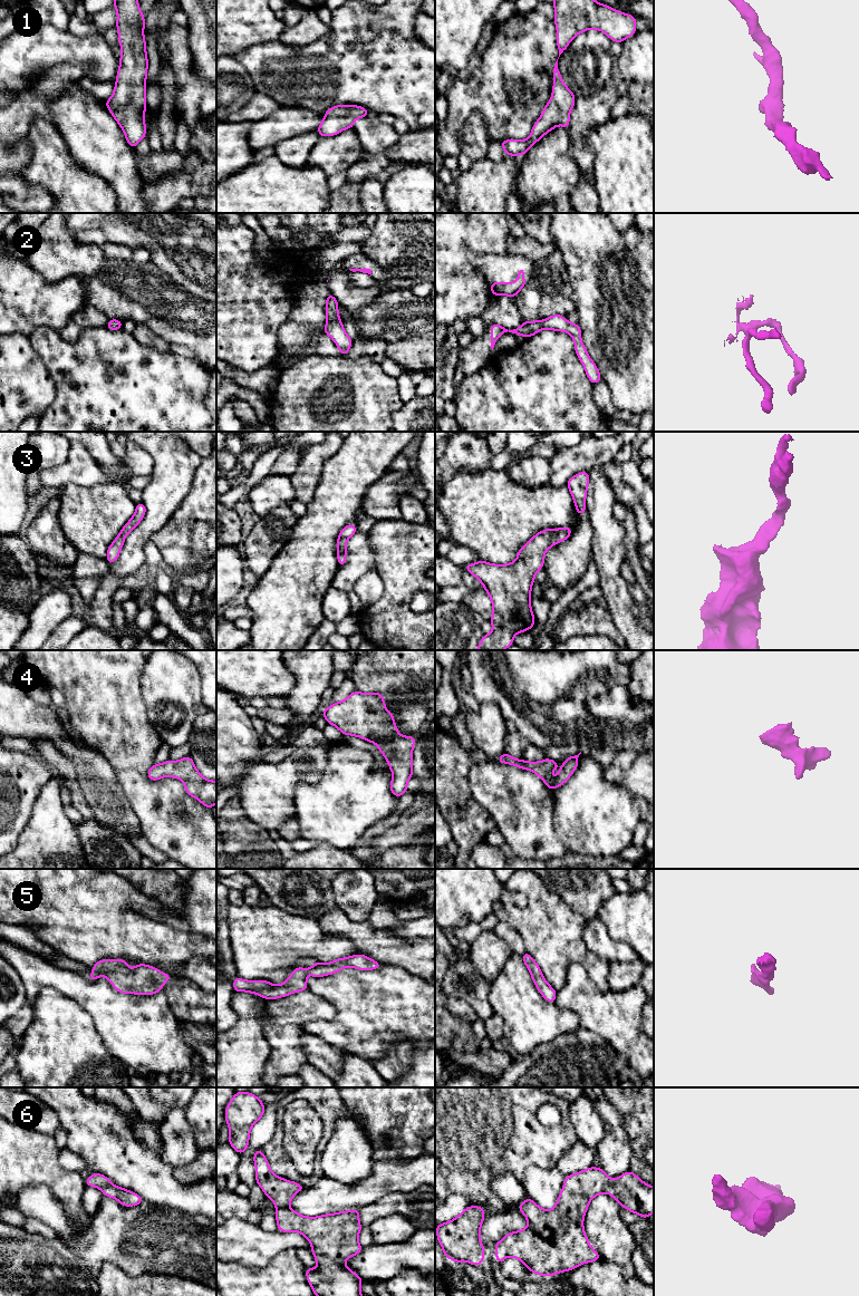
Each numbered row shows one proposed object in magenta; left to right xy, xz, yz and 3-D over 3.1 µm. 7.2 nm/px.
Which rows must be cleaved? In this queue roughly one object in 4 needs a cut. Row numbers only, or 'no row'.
no row

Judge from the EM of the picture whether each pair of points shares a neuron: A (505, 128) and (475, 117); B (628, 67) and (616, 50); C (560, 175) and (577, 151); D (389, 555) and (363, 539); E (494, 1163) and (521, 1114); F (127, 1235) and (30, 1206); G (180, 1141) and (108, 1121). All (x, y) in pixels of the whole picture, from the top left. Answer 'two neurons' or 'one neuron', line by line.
A: two neurons
B: two neurons
C: two neurons
D: two neurons
E: one neuron
F: one neuron
G: two neurons

